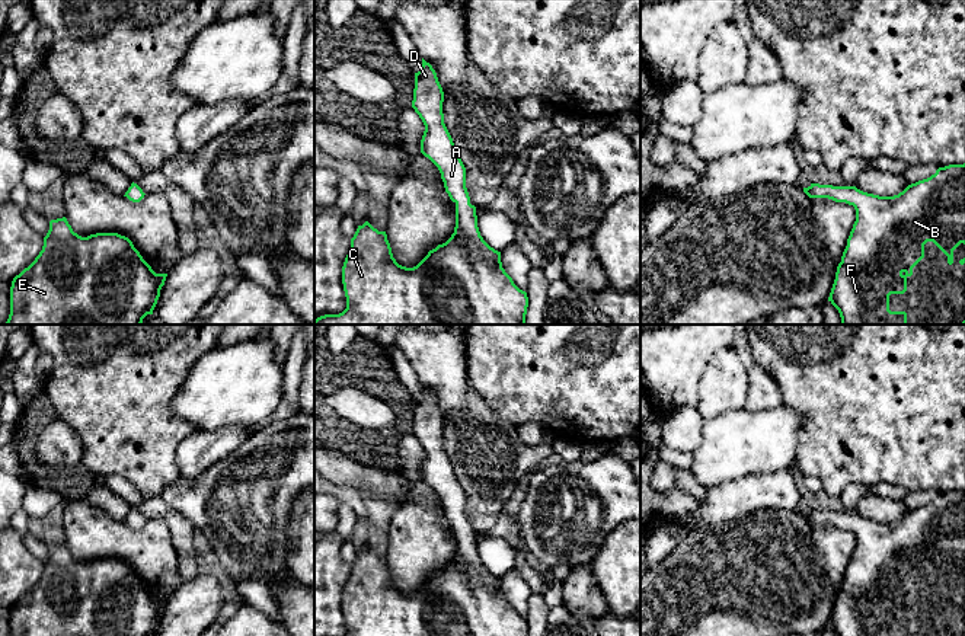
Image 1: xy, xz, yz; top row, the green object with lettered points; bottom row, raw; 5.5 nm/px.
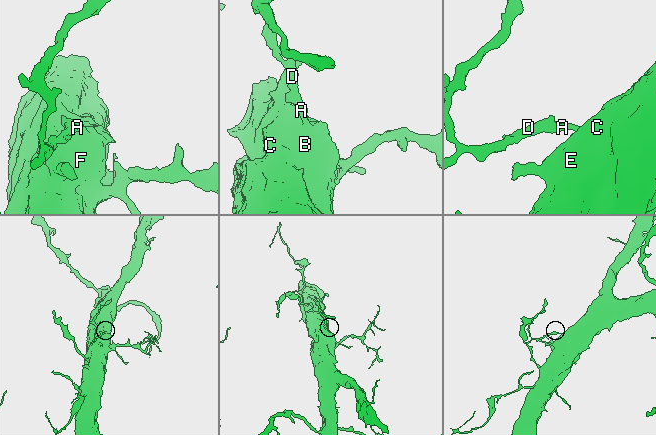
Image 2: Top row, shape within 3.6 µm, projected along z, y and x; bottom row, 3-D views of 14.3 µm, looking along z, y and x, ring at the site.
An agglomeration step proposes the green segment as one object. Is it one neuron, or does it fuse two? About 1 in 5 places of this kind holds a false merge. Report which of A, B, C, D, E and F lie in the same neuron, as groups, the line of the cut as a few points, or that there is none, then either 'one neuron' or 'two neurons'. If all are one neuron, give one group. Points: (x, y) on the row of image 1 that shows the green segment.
groups A B C D E F; cut none; one neuron

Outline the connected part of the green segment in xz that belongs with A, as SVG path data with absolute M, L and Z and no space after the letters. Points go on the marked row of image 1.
M422 58L422 67L415 73L412 108L425 125L421 140L421 153L438 167L445 192L456 204L454 233L445 243L429 250L416 266L406 268L399 265L393 258L386 231L378 231L368 221L358 226L342 266L346 309L339 314L317 317L314 325L525 325L528 307L527 293L520 290L502 268L501 252L491 247L480 236L476 207L470 204L466 188L466 167L444 124L442 102L444 92L437 73L432 65Z

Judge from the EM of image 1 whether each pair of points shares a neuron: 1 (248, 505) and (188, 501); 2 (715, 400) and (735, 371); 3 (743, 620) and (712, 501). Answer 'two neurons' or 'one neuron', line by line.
1: one neuron
2: one neuron
3: two neurons

